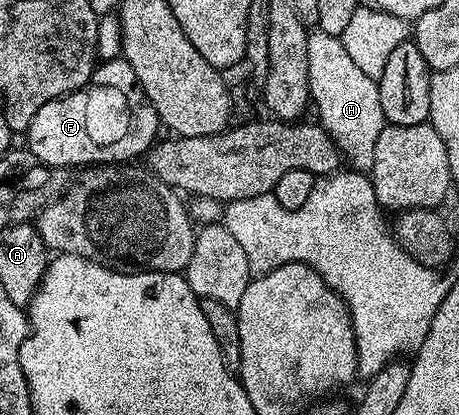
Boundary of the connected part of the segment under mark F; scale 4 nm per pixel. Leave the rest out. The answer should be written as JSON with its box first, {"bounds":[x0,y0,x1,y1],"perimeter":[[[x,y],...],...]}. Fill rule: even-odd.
{"bounds":[27,56,158,168],"perimeter":[[[118,56],[102,61],[86,86],[43,104],[35,112],[35,120],[31,120],[27,131],[27,149],[50,168],[125,164],[140,159],[158,141],[157,130],[155,108],[141,91],[131,64]]]}

